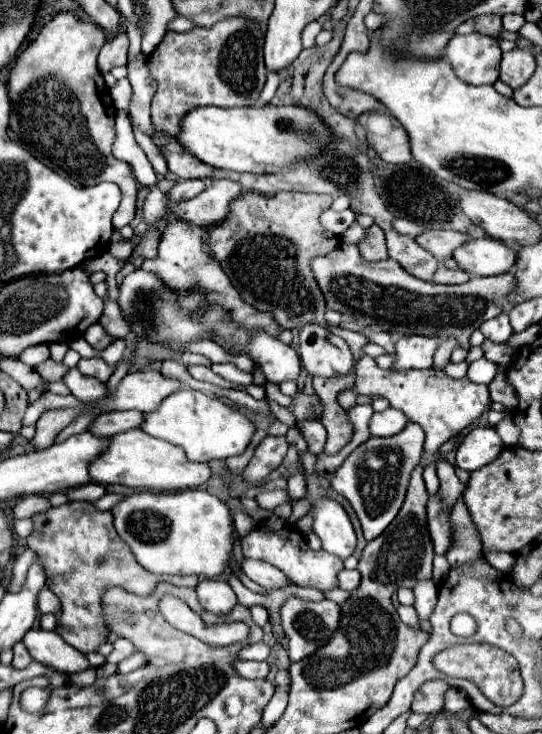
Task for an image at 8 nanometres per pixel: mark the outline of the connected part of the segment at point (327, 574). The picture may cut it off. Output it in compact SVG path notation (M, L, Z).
M259 526L259 530L253 530L249 536L241 540L241 548L245 558L273 564L275 568L283 570L297 586L309 586L321 592L329 592L337 588L337 574L341 572L341 560L333 554L327 554L325 550L319 550L319 552L311 550L305 538L299 532L295 532L291 526L277 532L267 530L265 526Z

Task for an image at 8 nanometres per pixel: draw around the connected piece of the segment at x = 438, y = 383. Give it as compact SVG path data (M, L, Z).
M369 356L359 358L359 372L357 372L353 392L365 394L365 396L383 396L391 402L393 408L405 412L411 422L419 424L425 430L425 436L427 436L425 452L432 457L435 457L443 442L447 442L451 436L459 434L465 426L477 420L491 404L489 388L485 384L475 384L467 378L461 378L461 380L449 378L439 368L409 370L409 372L383 370Z

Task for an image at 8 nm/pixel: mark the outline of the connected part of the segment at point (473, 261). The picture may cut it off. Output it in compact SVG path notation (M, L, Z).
M479 238L459 246L453 254L459 266L475 276L505 274L515 266L517 250L505 246L501 240Z

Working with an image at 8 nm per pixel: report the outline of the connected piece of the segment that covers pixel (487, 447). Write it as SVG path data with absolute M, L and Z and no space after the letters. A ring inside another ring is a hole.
M475 428L457 446L457 466L467 472L483 468L493 462L501 450L503 440L493 428Z

